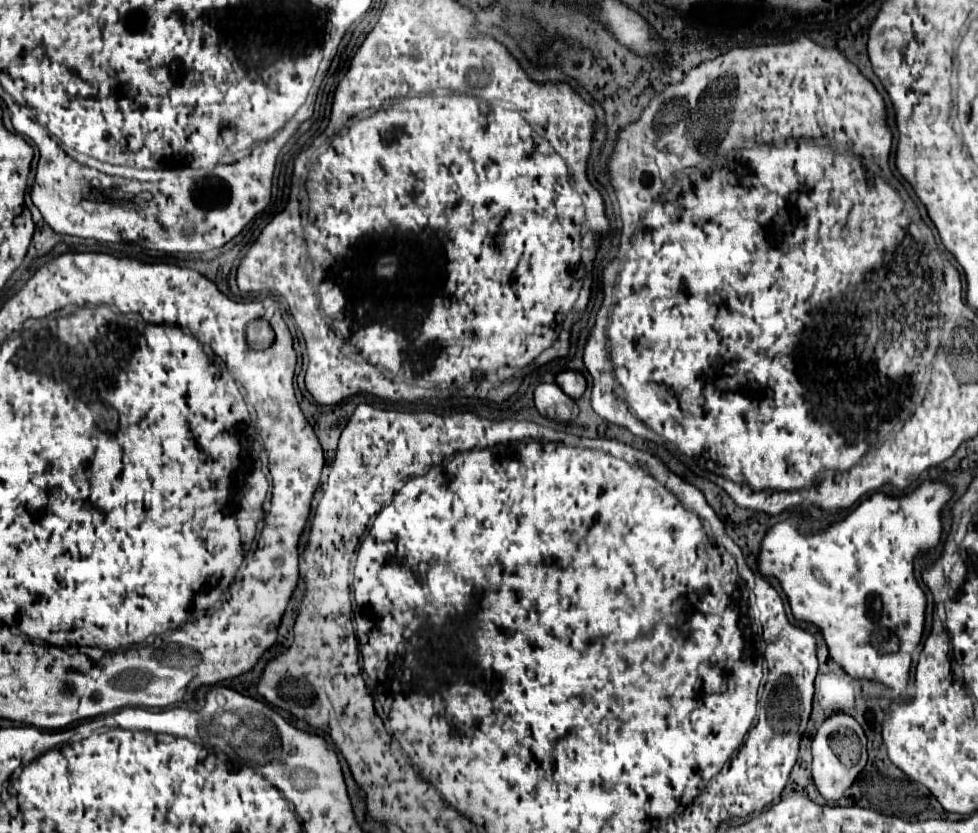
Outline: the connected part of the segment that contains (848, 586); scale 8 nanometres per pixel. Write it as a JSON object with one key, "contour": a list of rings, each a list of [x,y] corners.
{"contour":[[[924,482],[918,490],[904,496],[886,496],[876,492],[862,500],[842,522],[836,522],[820,534],[796,532],[796,522],[786,520],[768,530],[762,552],[760,572],[776,576],[788,596],[790,608],[798,620],[816,624],[830,648],[830,656],[852,678],[878,680],[898,692],[906,692],[912,652],[916,650],[922,628],[926,596],[914,578],[914,558],[920,550],[932,548],[940,538],[940,508],[950,500],[952,490],[940,482]]]}

